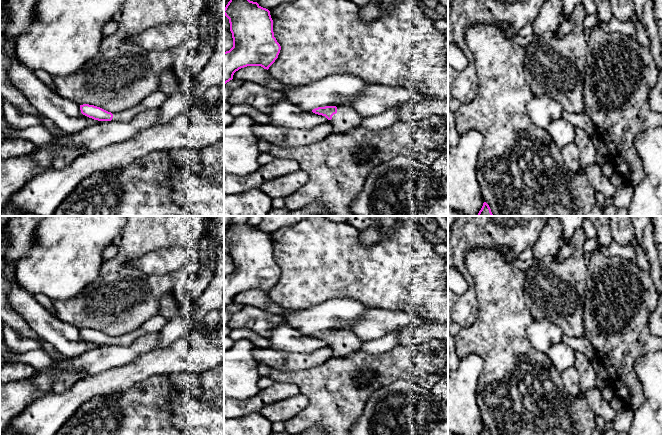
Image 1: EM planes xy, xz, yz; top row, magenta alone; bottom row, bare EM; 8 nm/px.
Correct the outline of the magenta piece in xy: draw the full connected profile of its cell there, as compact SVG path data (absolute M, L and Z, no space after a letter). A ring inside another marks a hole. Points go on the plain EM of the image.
M157 314L144 322L138 329L121 336L111 337L100 331L89 328L80 329L80 334L83 339L98 345L129 346L137 338L145 334L159 332L167 322L168 319Z

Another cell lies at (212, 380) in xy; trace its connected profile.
M224 362L201 373L199 378L204 393L197 398L198 401L215 407L215 400L224 396Z

